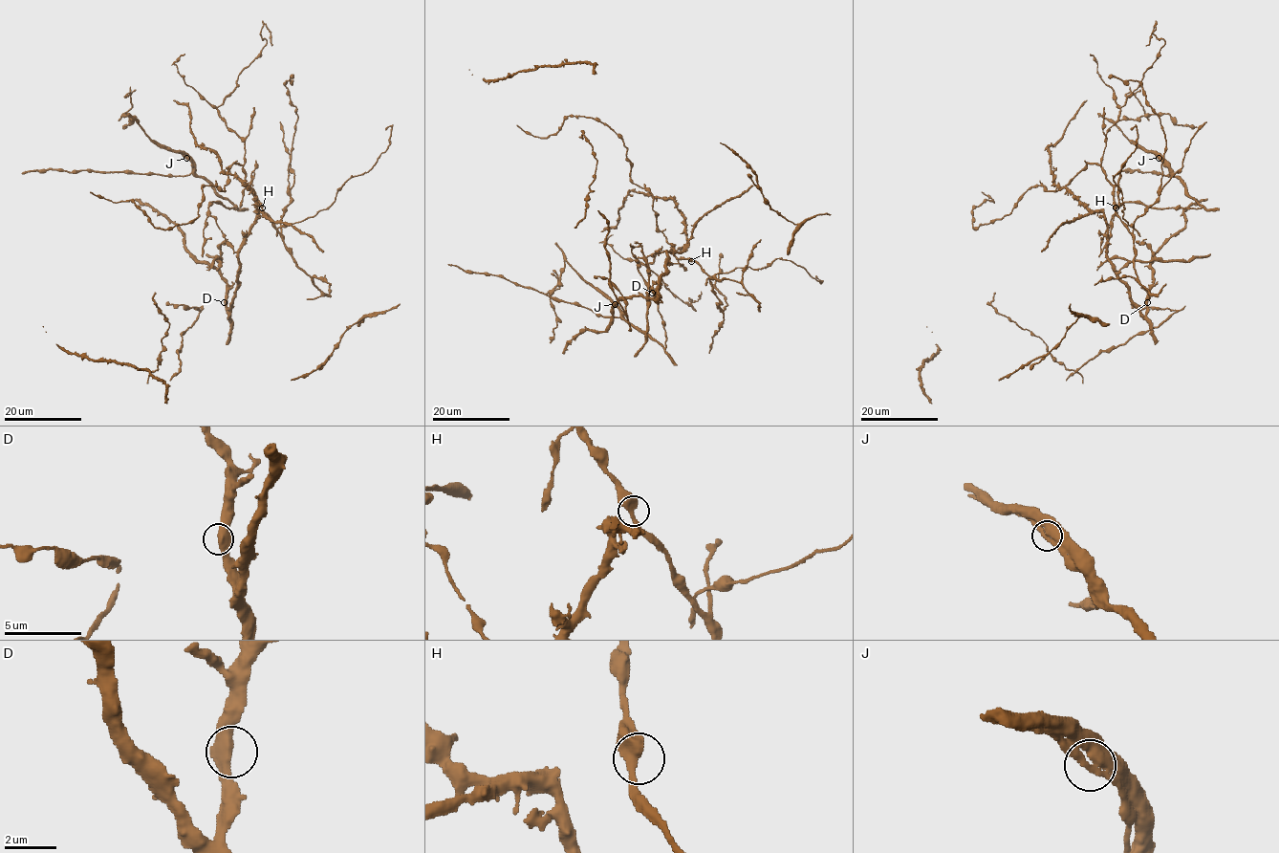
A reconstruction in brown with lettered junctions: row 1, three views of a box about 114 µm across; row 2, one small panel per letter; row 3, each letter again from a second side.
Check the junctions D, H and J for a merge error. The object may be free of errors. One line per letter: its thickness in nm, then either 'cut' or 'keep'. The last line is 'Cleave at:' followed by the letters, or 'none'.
D: 500 nm thick; keep
H: 460 nm thick; keep
J: 480 nm thick; keep
Cleave at: none

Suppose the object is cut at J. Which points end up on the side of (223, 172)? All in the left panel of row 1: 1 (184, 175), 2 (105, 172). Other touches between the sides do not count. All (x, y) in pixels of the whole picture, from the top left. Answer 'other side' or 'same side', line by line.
1: other side
2: other side

